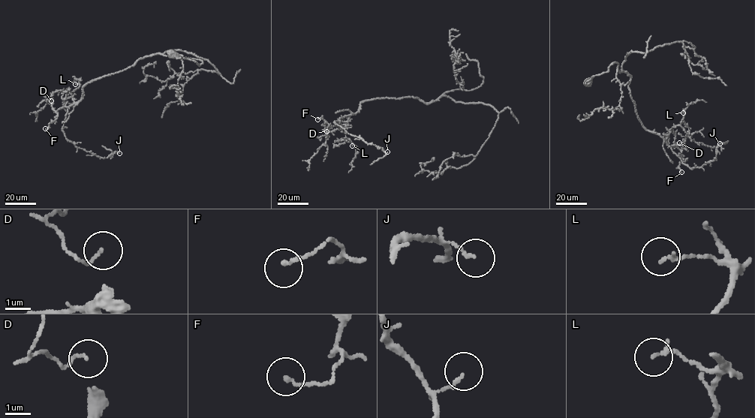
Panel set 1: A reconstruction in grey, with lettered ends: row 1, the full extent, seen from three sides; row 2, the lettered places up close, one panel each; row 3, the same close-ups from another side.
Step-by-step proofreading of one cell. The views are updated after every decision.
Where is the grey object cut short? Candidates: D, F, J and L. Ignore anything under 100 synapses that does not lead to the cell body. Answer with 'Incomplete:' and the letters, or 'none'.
Incomplete: none

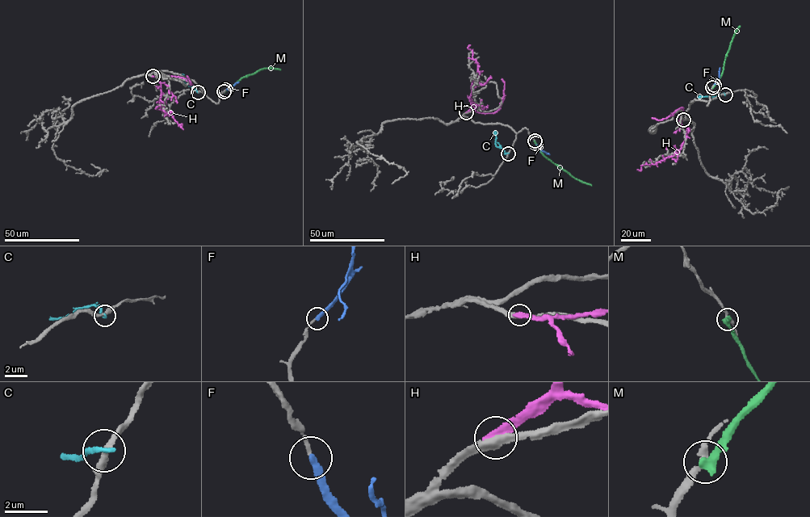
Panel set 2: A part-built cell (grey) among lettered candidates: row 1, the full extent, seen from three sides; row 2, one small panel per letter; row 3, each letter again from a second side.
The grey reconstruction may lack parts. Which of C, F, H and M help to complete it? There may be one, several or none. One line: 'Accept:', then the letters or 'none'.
Accept: F

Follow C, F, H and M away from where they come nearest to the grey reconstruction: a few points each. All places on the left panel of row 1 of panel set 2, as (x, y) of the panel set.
C: (198, 92), (181, 77)
F: (225, 90), (239, 81)
H: (153, 76), (157, 77), (161, 84), (161, 108), (169, 115), (161, 106), (157, 107)
M: (224, 91), (243, 77), (262, 69), (280, 69)

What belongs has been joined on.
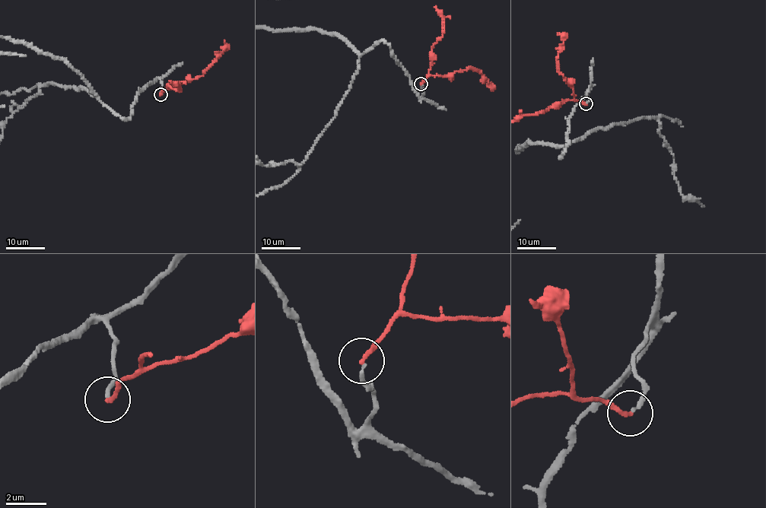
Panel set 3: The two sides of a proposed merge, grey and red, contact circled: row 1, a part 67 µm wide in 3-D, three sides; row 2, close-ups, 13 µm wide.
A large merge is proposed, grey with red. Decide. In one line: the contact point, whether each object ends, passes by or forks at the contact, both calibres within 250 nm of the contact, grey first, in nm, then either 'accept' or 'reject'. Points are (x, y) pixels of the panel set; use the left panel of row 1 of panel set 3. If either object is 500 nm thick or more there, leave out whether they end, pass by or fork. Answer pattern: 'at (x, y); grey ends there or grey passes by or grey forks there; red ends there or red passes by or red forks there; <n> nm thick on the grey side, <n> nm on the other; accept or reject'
at (160, 94); grey ends there; red ends there; 200 nm thick on the grey side, 200 nm on the other; reject

